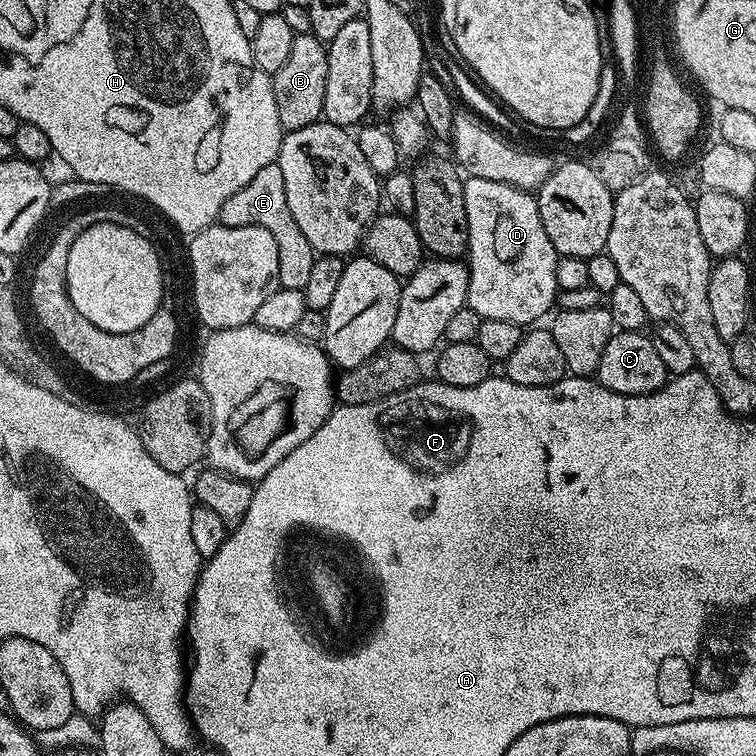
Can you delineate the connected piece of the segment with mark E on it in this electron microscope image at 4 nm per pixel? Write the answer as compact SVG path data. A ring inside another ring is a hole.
M279 163L258 170L258 174L242 186L242 190L230 194L222 205L218 220L226 226L262 226L270 230L270 234L274 234L274 242L278 242L280 287L304 291L318 253L312 249L310 242L306 242L306 234L302 234L298 222L294 222L294 214L290 214L290 205L286 202L286 182L282 179Z

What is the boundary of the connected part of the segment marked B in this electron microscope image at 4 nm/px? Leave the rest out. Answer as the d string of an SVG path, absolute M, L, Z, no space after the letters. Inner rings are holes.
M311 34L296 36L285 64L278 71L271 73L274 106L278 106L278 122L285 133L302 130L323 117L326 102L327 57L325 41Z

